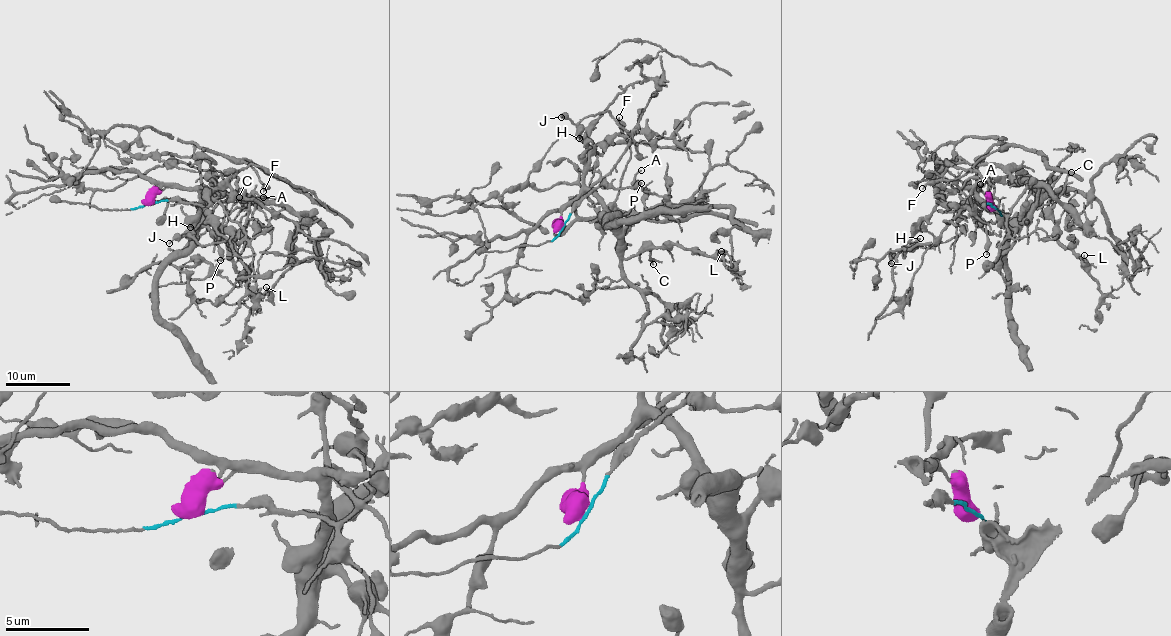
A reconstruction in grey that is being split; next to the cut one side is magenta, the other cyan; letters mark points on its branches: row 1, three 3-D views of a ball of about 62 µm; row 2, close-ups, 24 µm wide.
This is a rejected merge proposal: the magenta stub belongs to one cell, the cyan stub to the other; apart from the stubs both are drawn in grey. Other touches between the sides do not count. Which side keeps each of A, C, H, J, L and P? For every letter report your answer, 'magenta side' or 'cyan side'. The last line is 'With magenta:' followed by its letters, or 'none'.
A: magenta side
C: magenta side
H: cyan side
J: cyan side
L: magenta side
P: cyan side
With magenta: A, C, L

